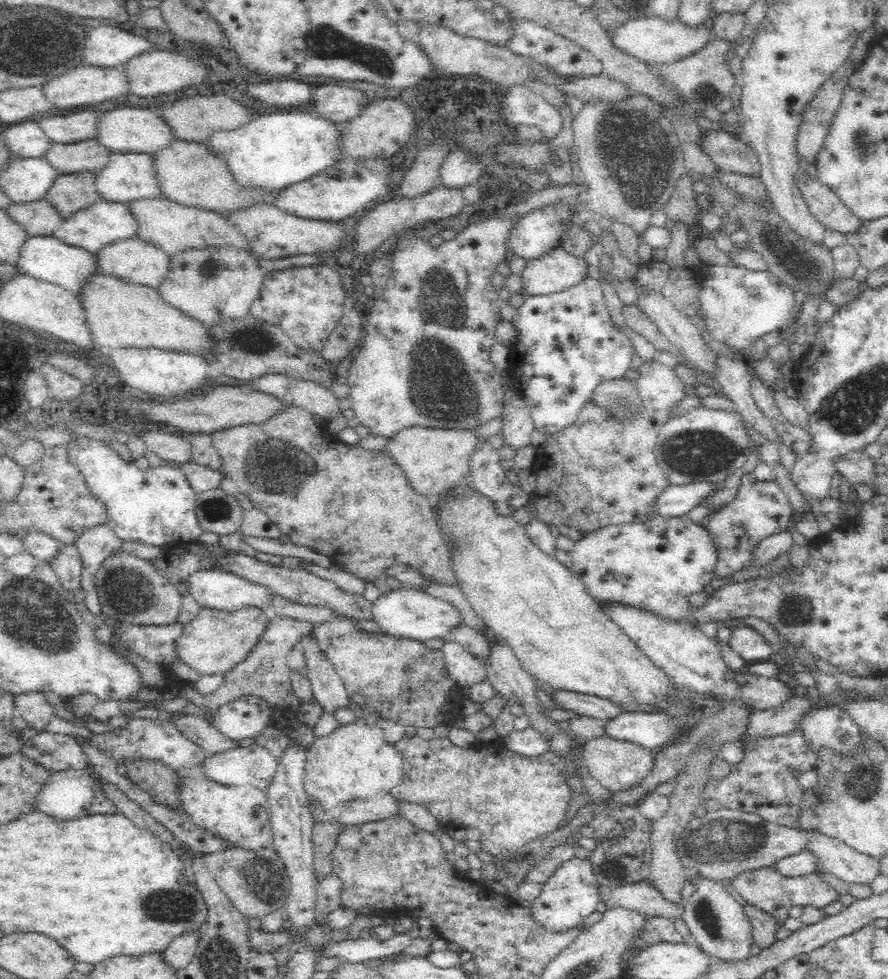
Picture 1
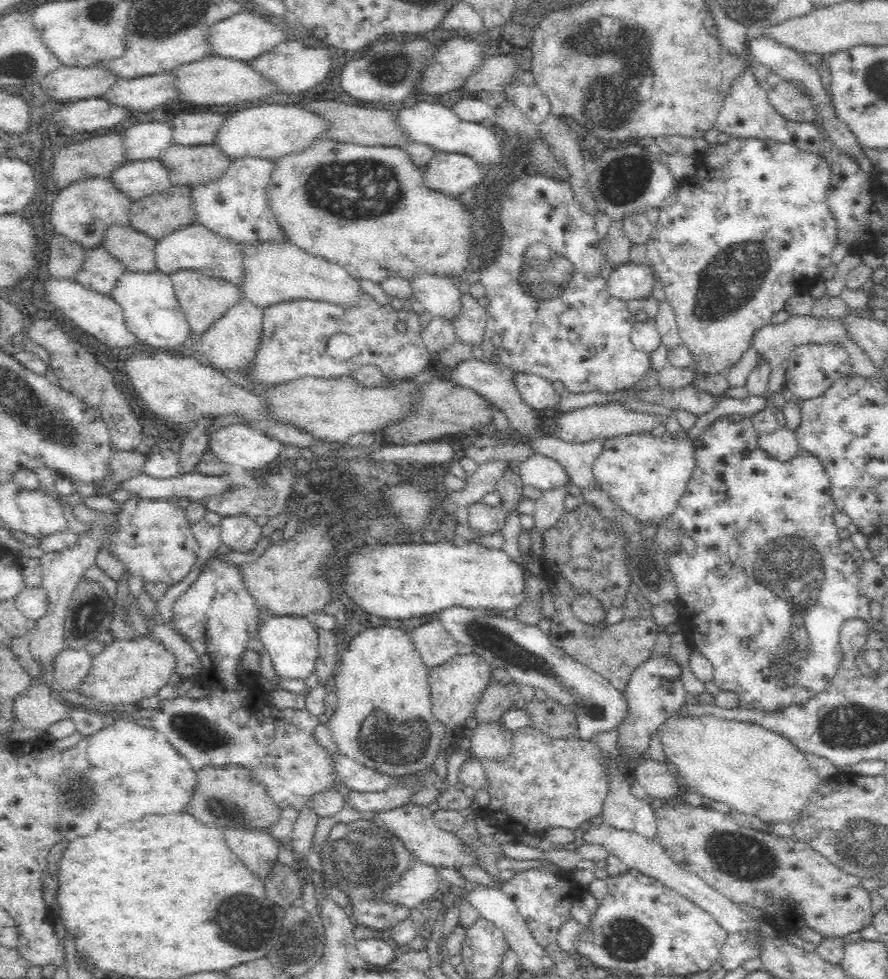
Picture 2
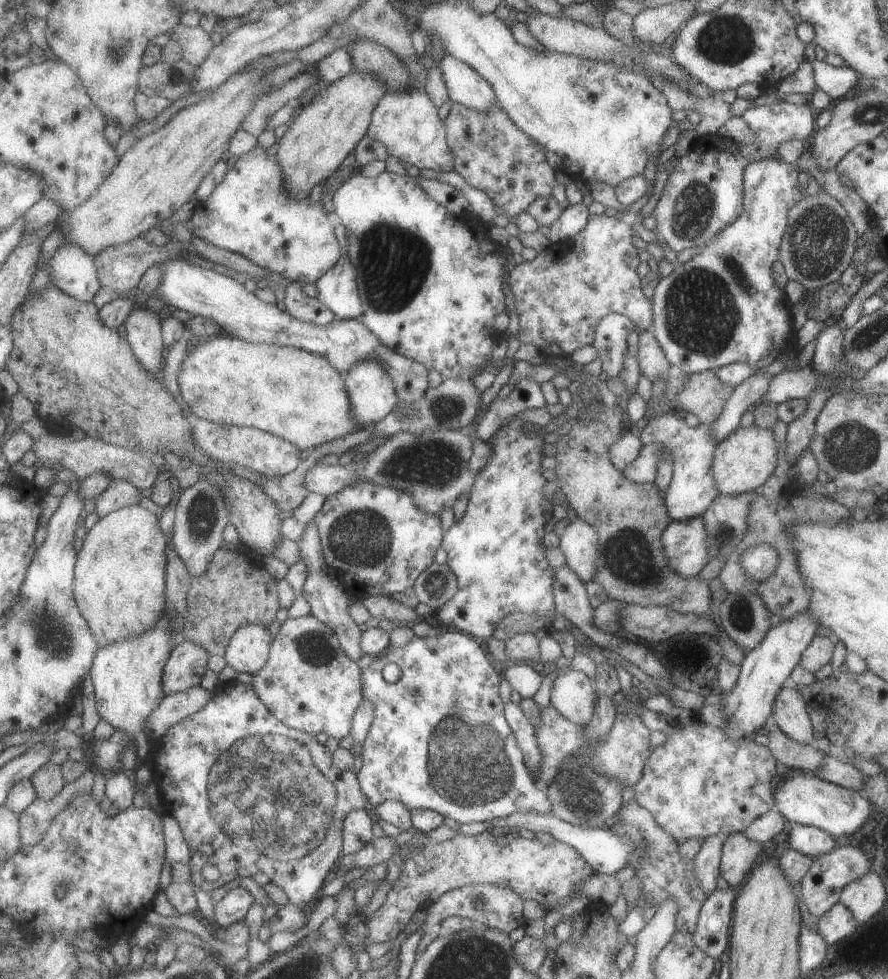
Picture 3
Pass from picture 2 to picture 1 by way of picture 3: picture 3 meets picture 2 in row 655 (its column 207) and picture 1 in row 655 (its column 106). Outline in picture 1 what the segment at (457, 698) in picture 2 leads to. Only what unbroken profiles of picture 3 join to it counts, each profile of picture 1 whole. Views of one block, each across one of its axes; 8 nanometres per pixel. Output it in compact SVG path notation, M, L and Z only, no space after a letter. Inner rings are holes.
M329 616L325 622L312 623L311 630L306 635L342 679L350 698L362 709L364 717L372 717L375 720L388 719L402 727L426 726L431 729L444 720L450 720L450 708L456 706L450 698L450 690L454 688L455 682L447 673L440 650L431 650L422 641L402 636L367 632L356 626L357 623L348 617Z

